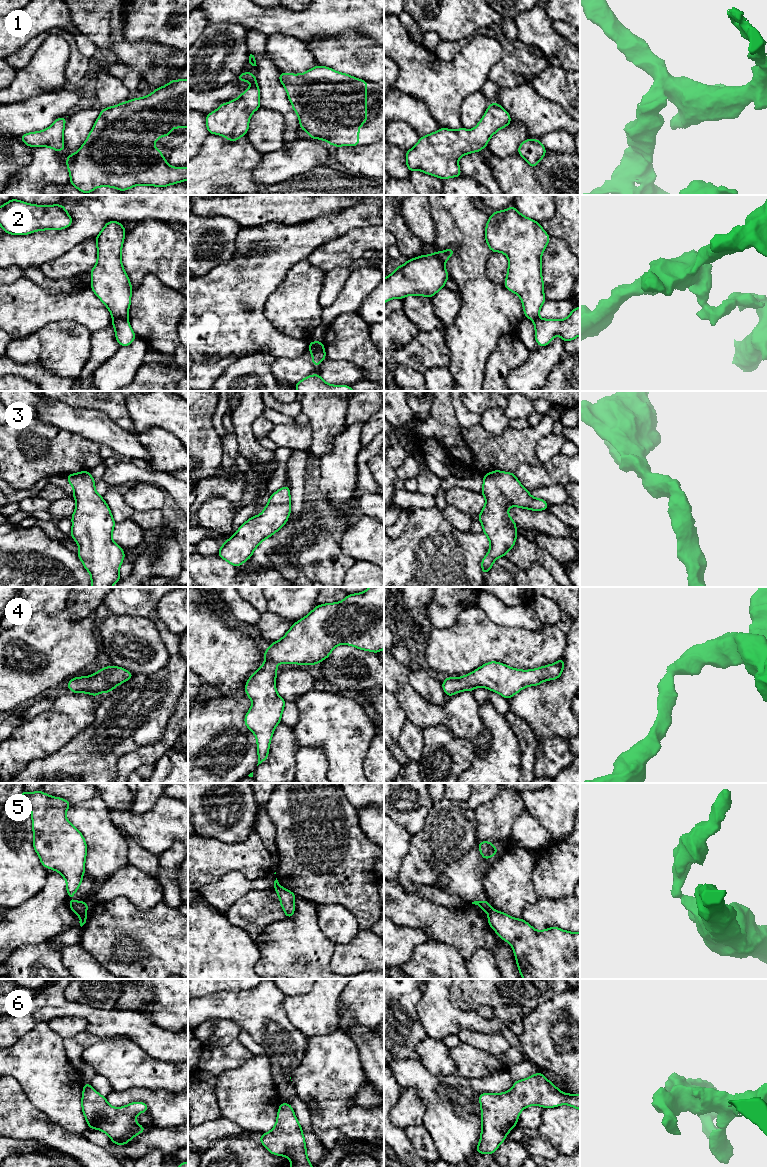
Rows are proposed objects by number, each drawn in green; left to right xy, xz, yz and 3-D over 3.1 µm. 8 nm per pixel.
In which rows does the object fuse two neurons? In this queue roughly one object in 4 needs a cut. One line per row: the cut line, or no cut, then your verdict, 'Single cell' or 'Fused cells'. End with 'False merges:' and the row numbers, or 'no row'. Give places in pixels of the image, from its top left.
1: No split. Single cell
2: Split along xy (127, 317), (113, 319). Fused cells
3: No split. Single cell
4: No split. Single cell
5: Split along xy (85, 911), (79, 915). Fused cells
6: No split. Single cell
False merges: 2, 5

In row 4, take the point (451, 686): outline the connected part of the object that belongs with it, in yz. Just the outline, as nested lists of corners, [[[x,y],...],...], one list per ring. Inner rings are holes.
[[[561,658],[554,664],[519,670],[491,661],[462,677],[446,677],[441,683],[448,697],[460,691],[473,691],[477,687],[483,687],[509,699],[527,686],[538,686],[546,680],[558,679],[562,675],[564,663],[564,658]]]

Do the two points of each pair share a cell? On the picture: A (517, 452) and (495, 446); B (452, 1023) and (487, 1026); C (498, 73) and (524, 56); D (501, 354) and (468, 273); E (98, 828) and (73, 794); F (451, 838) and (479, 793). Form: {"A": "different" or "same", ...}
{"A": "same", "B": "same", "C": "same", "D": "different", "E": "different", "F": "different"}

